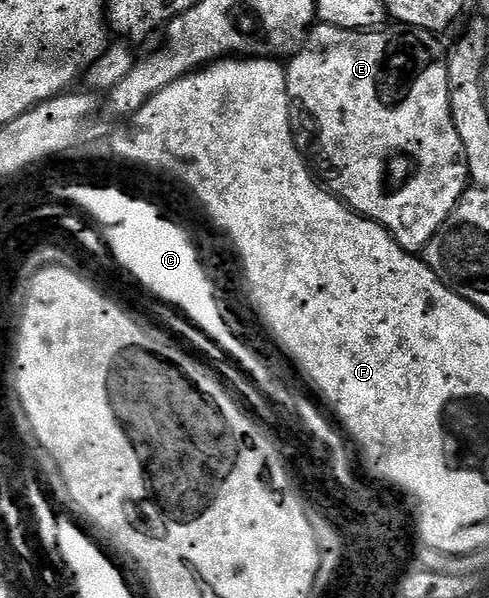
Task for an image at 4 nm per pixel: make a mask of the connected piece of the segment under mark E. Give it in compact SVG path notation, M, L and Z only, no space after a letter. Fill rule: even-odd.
M318 23L304 37L305 45L297 52L297 57L293 61L288 61L285 77L287 78L287 88L290 97L297 100L309 111L311 119L317 123L317 128L321 131L321 152L325 155L325 160L334 168L332 191L337 199L345 201L355 212L361 213L369 220L382 224L384 228L393 235L393 241L398 244L404 252L414 254L424 253L426 246L431 242L431 238L447 222L447 218L455 210L455 206L461 201L467 185L470 183L469 167L467 158L463 150L463 141L459 139L459 130L455 130L455 122L451 118L451 102L449 101L449 62L447 59L447 48L440 44L438 37L427 30L418 28L407 28L404 26L382 26L376 30L367 32L344 32L342 28L327 26ZM392 156L410 156L413 159L413 177L402 186L398 192L388 192L381 188L381 175L385 172L385 163Z

